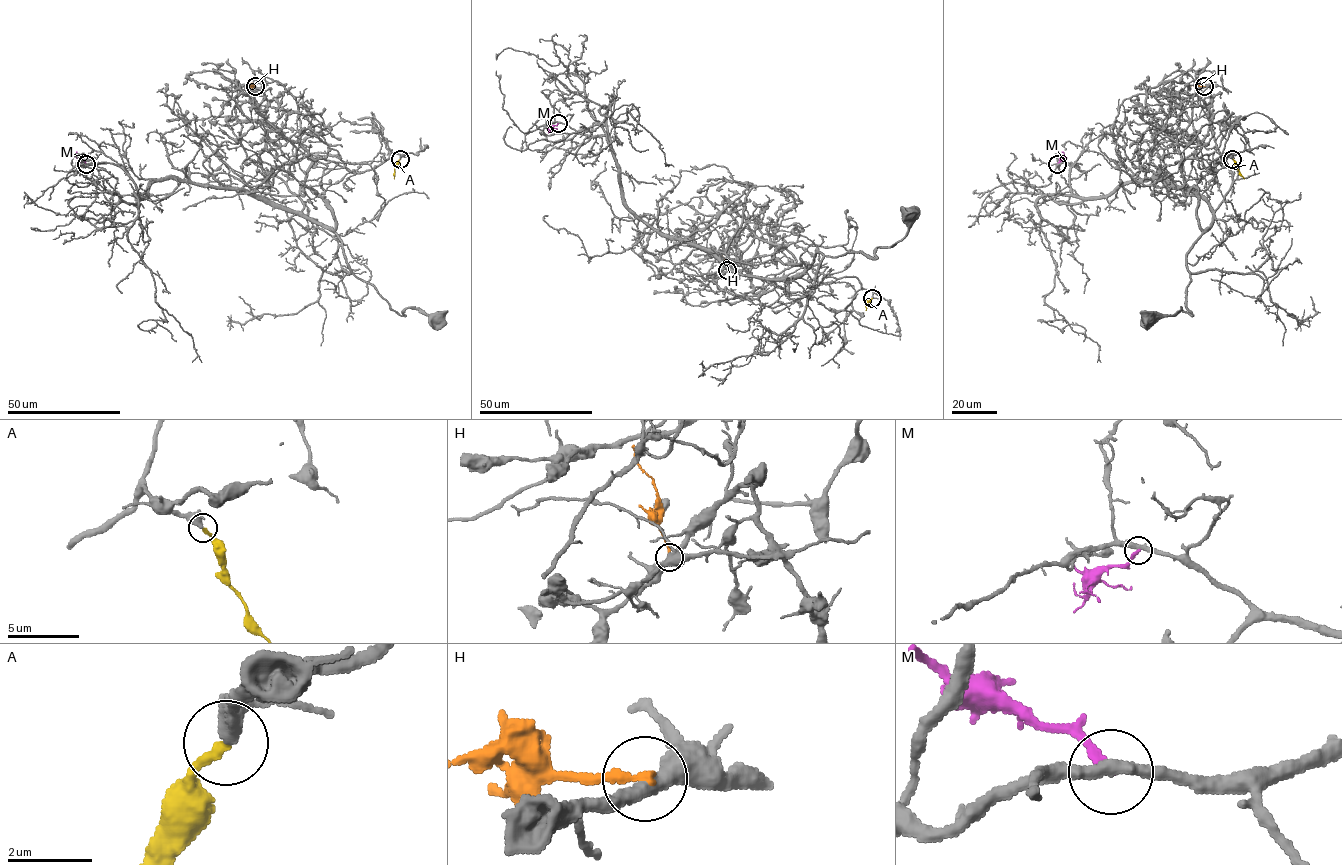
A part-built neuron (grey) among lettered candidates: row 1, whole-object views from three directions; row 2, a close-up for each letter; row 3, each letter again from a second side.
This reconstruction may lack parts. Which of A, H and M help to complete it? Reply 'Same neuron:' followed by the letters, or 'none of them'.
Same neuron: A

